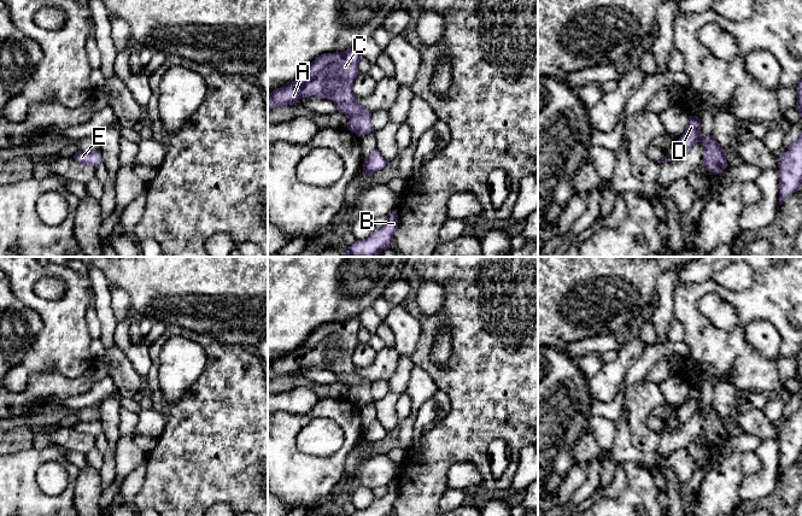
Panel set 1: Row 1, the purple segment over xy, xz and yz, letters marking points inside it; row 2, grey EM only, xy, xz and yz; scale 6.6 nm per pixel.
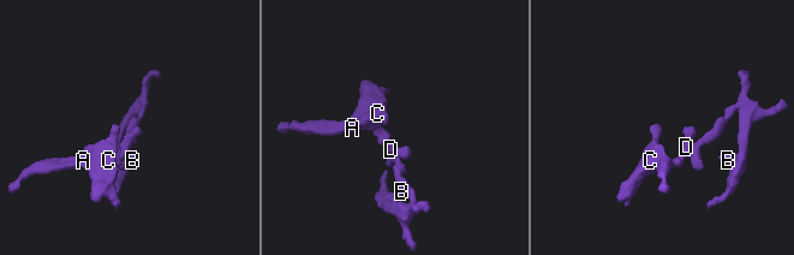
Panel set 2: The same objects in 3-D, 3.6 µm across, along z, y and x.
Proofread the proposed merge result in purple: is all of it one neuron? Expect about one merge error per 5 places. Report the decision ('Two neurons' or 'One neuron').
One neuron

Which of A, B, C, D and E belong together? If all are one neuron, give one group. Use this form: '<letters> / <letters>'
A B C D E

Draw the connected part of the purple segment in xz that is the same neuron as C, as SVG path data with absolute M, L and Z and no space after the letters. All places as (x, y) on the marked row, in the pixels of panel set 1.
M359 47L317 57L300 77L268 94L268 111L295 105L303 98L318 96L333 101L347 117L347 130L358 136L375 133L371 111L363 107L353 94L361 58Z

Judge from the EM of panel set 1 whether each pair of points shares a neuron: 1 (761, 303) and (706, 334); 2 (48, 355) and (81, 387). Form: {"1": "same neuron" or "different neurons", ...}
{"1": "same neuron", "2": "different neurons"}

